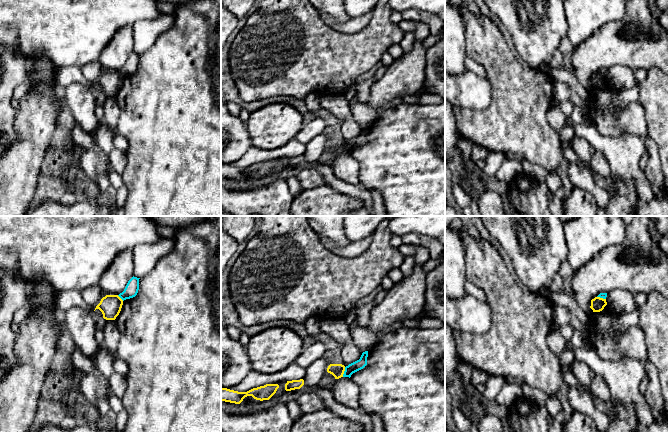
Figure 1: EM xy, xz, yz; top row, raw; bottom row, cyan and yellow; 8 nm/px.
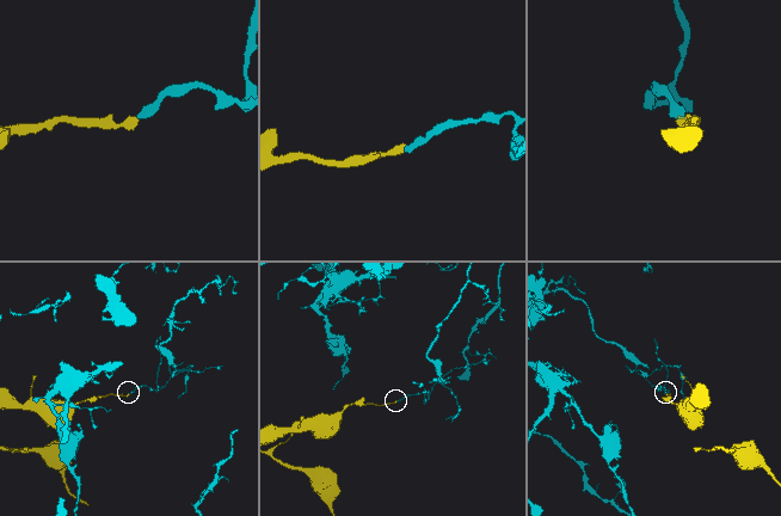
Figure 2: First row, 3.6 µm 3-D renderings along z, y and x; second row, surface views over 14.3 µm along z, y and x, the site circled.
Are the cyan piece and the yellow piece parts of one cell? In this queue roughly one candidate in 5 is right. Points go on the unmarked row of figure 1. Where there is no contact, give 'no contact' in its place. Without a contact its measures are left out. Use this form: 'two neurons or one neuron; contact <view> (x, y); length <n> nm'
two neurons; contact xz (344, 148); length 80 nm

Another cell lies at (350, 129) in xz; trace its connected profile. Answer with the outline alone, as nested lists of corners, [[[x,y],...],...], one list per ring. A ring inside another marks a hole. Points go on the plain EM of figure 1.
[[[350,118],[347,121],[344,121],[342,126],[340,127],[342,133],[342,141],[345,143],[349,140],[360,135],[363,127],[357,123],[353,118]]]

